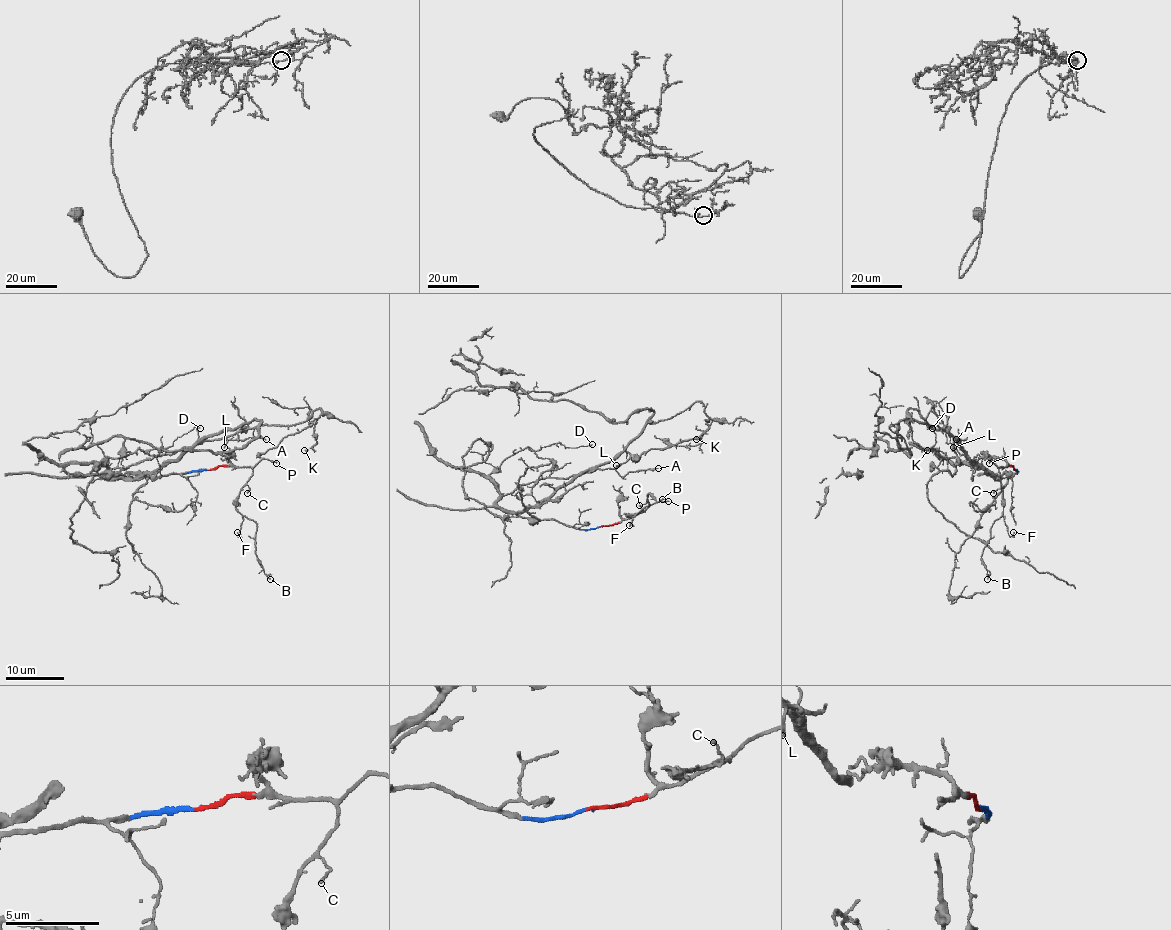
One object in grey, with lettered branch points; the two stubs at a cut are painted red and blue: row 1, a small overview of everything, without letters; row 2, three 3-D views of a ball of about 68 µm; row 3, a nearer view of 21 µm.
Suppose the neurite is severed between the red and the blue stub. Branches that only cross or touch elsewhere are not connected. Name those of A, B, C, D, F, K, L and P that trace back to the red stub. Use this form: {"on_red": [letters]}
{"on_red": ["B", "C", "F", "P"]}

